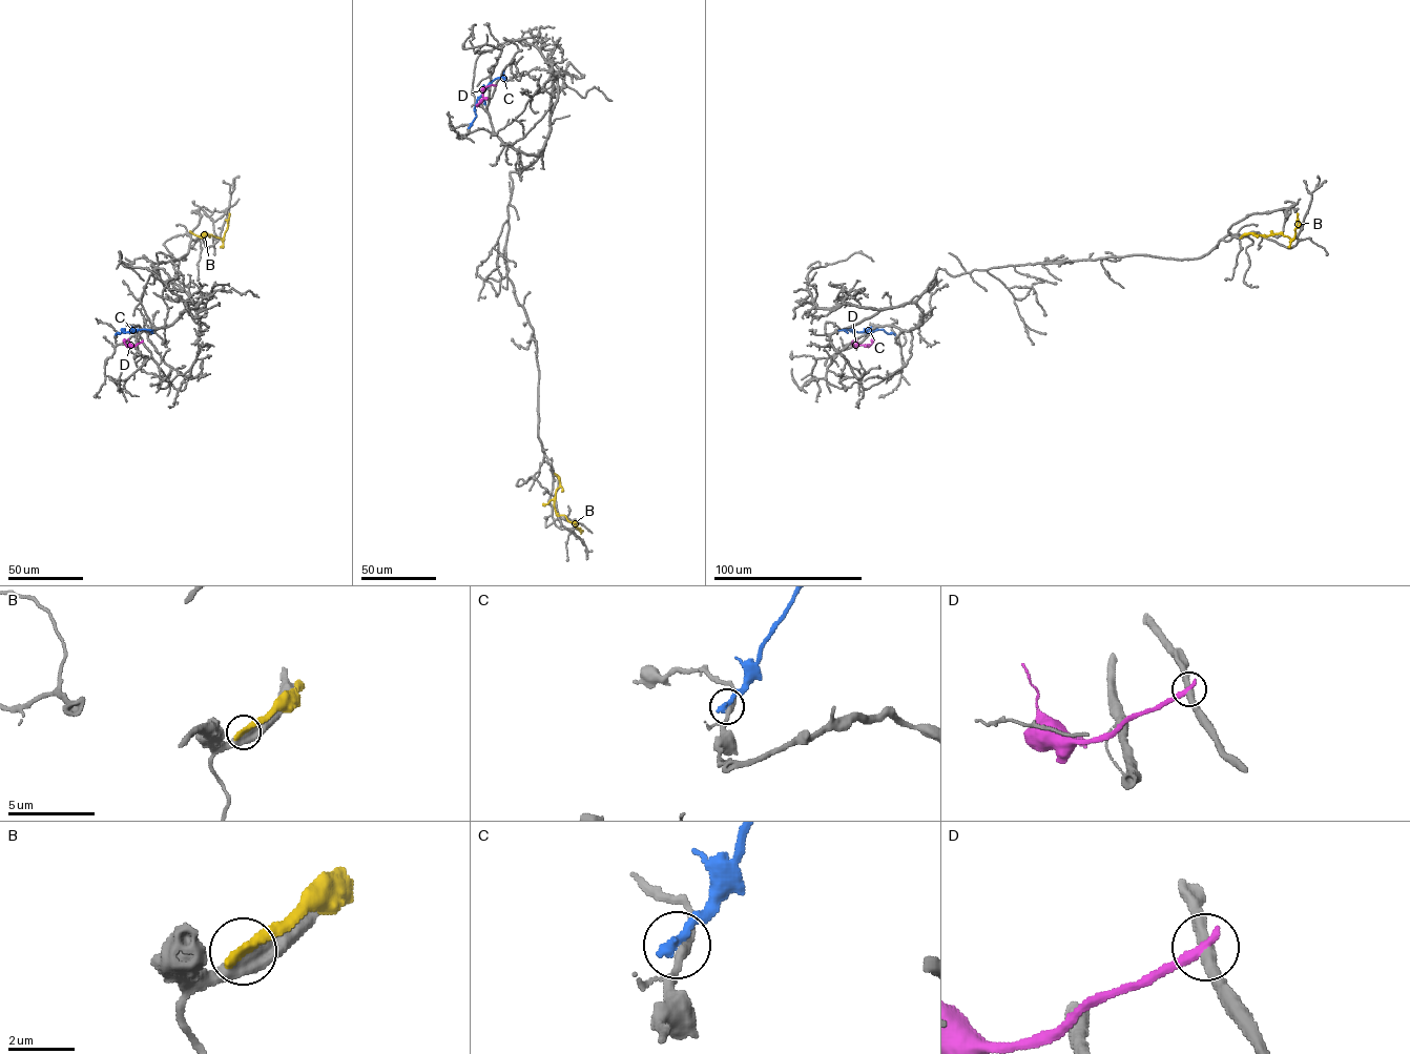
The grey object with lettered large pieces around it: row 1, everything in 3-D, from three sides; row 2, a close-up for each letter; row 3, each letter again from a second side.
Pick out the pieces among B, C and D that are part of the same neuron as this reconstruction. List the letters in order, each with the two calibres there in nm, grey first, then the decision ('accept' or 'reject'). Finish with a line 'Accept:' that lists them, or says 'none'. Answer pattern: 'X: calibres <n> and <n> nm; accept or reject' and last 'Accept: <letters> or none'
B: calibres 550 and 440 nm; reject
C: calibres 260 and 360 nm; reject
D: calibres 400 and 340 nm; reject
Accept: none

